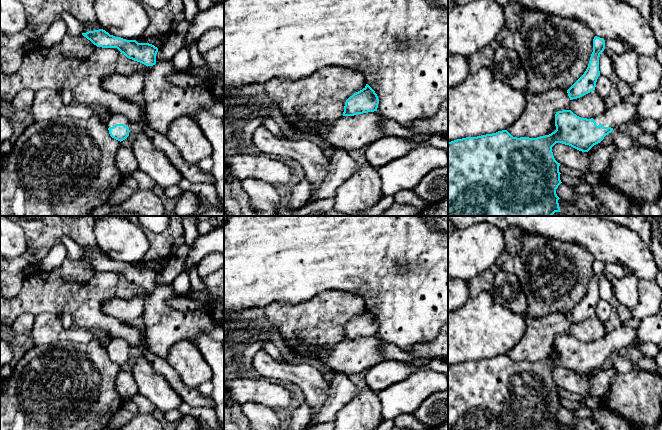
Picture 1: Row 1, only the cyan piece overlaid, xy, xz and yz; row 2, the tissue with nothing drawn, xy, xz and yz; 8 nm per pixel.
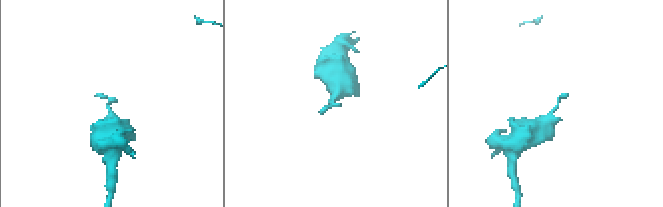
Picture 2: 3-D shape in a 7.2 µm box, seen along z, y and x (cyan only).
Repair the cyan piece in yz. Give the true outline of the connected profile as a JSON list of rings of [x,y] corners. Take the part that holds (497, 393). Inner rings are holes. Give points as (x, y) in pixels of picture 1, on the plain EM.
[[[620,326],[611,329],[604,338],[591,343],[581,342],[571,334],[558,335],[555,338],[556,354],[549,359],[537,362],[517,362],[507,354],[502,354],[448,366],[448,430],[559,430],[560,422],[556,418],[556,413],[562,407],[559,396],[560,387],[555,384],[552,371],[556,367],[562,367],[579,375],[588,376],[613,354],[619,354],[628,348],[638,349],[643,355],[652,358],[661,349],[656,343],[639,342],[635,328]]]

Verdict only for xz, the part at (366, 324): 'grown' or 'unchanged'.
unchanged

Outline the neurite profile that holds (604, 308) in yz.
[[[600,299],[596,306],[595,314],[606,324],[608,324],[609,317],[613,308],[613,302],[608,302]]]

